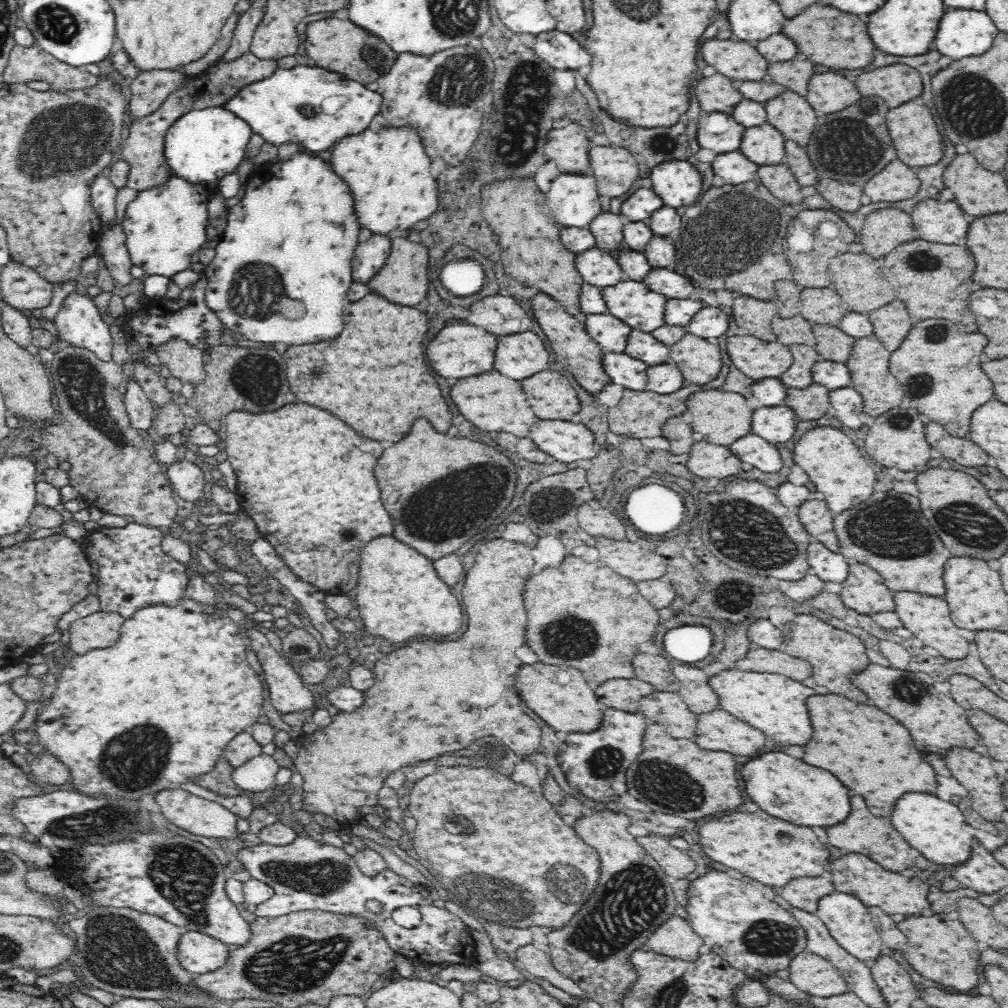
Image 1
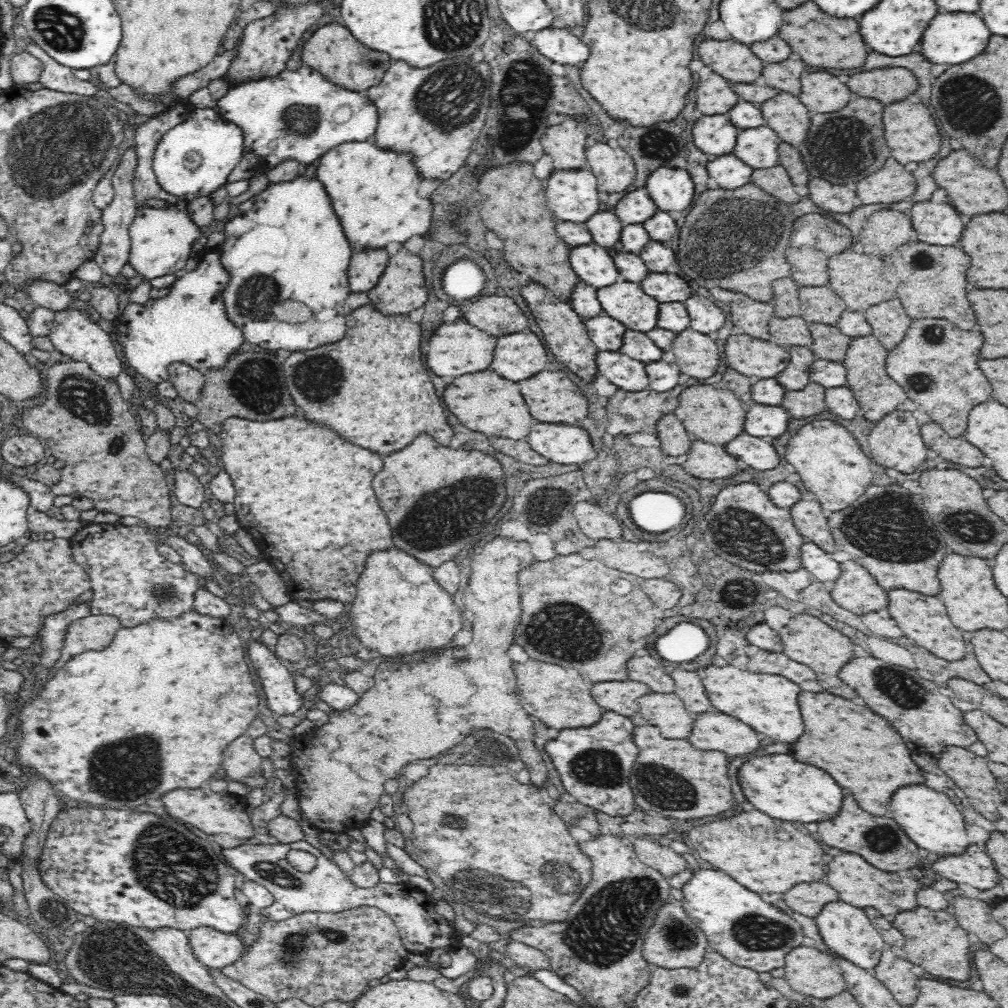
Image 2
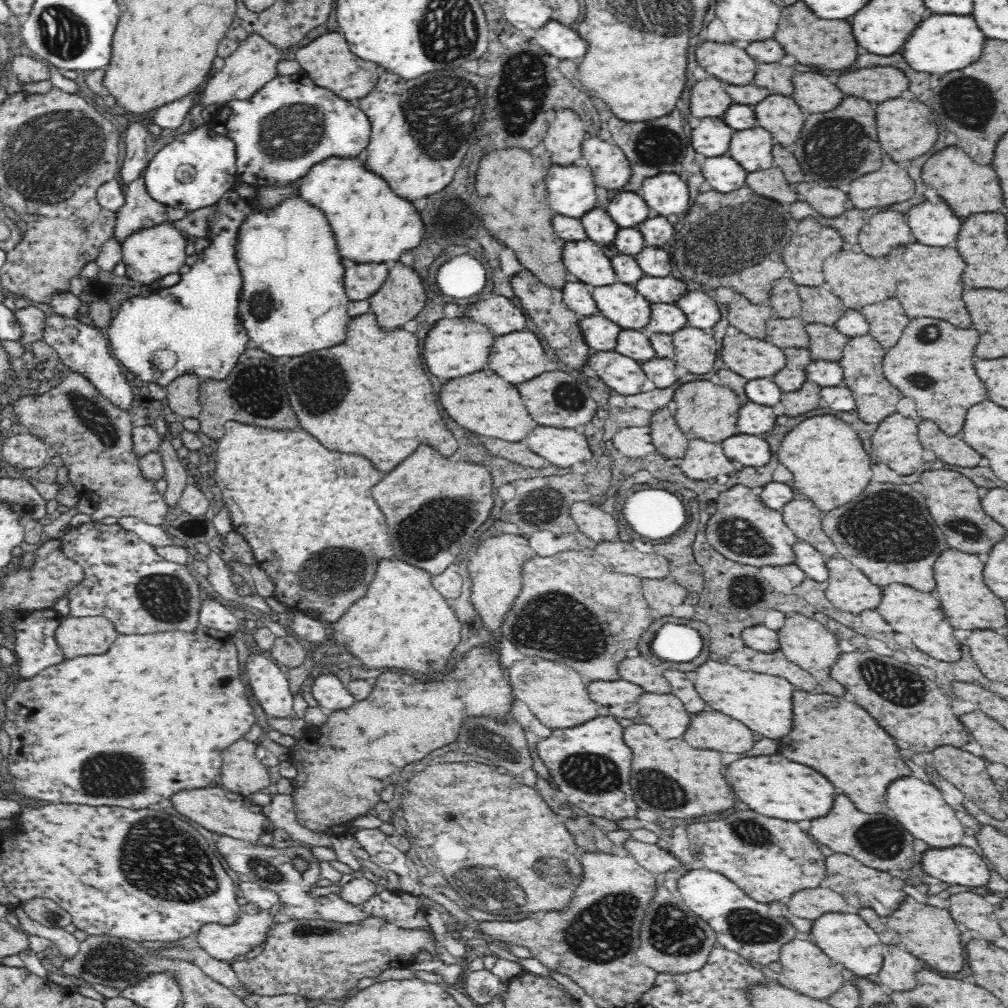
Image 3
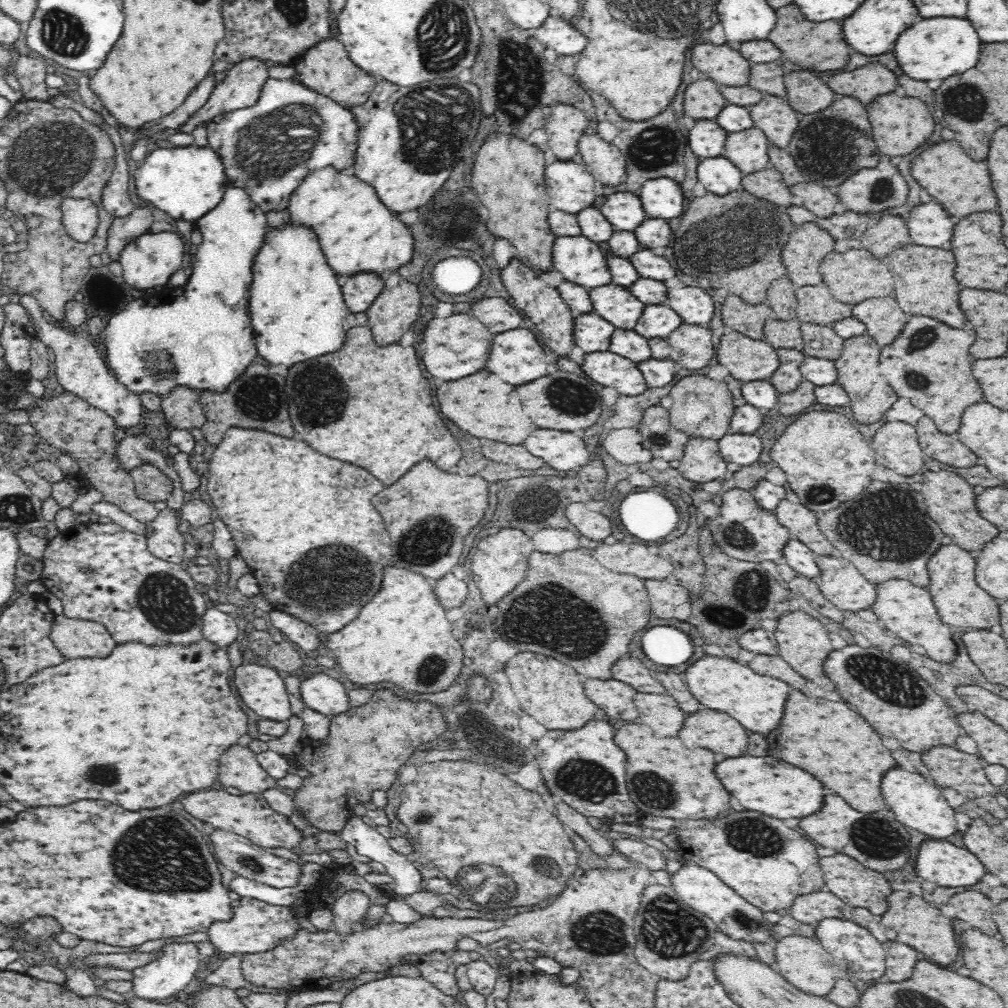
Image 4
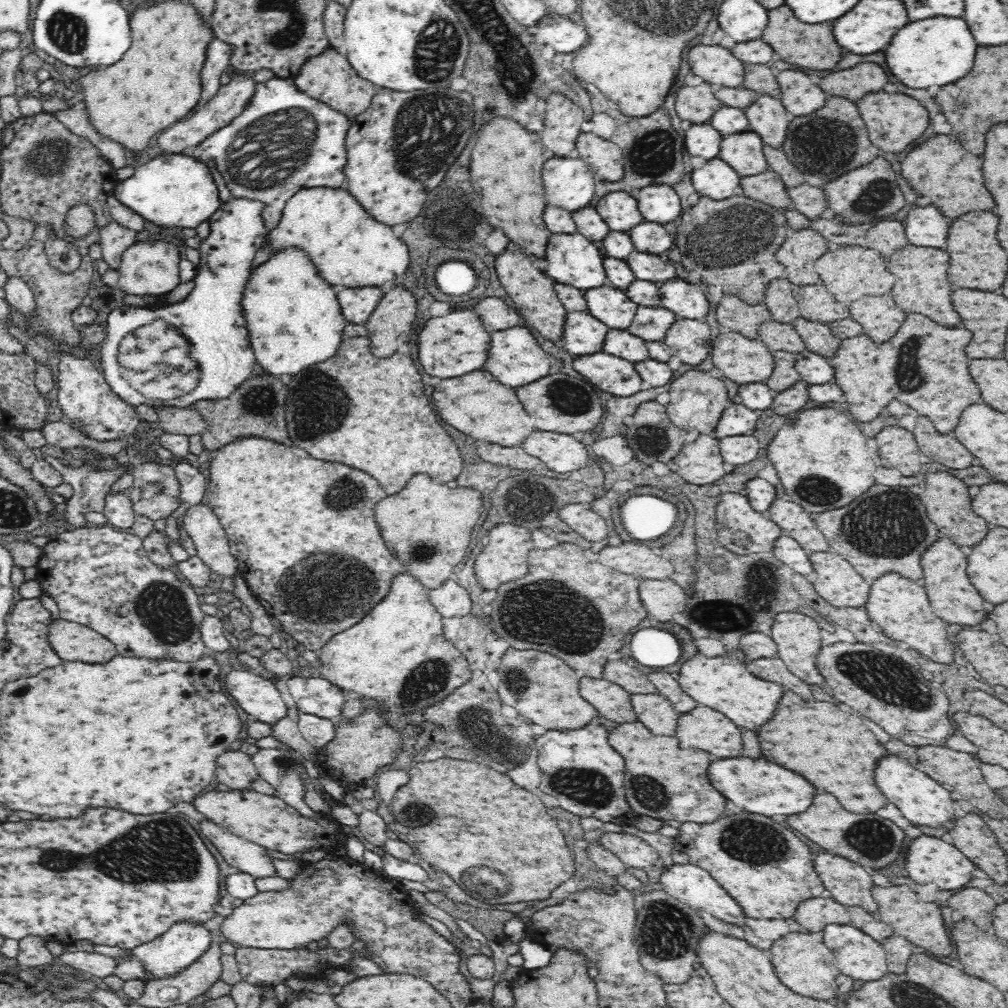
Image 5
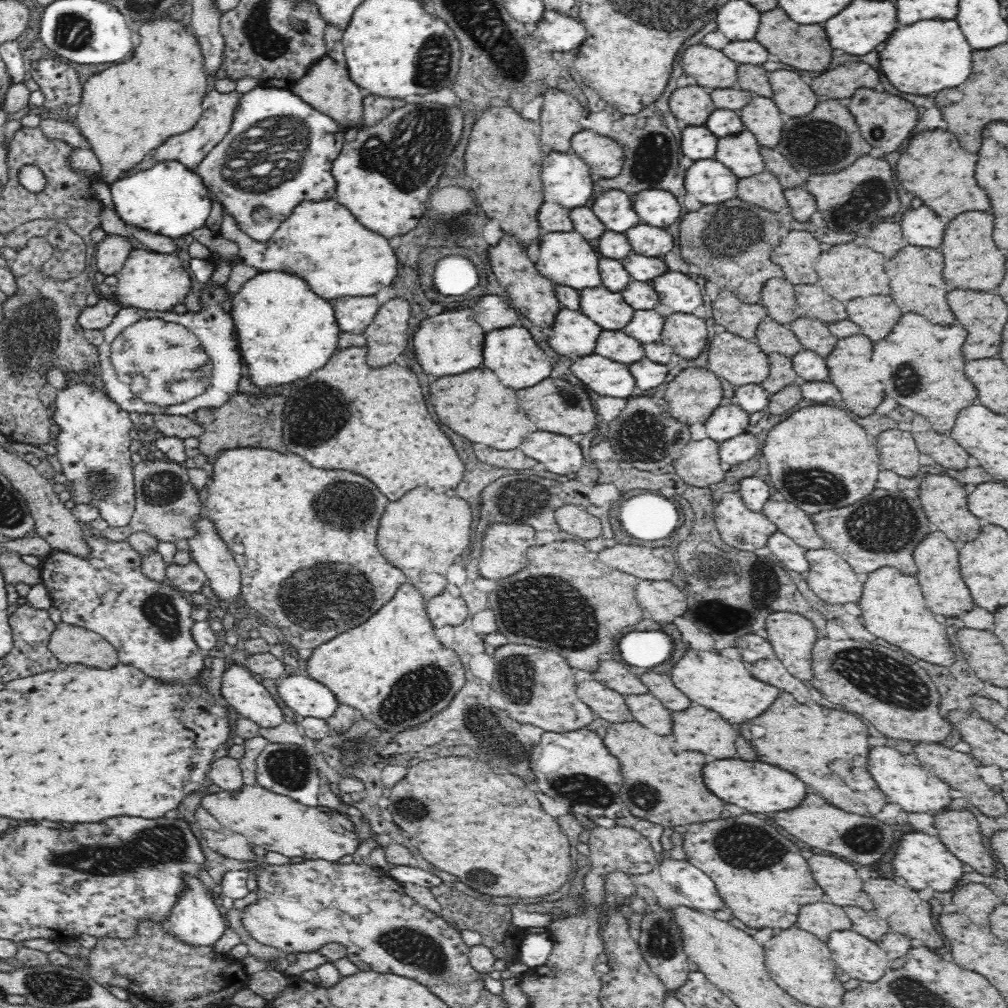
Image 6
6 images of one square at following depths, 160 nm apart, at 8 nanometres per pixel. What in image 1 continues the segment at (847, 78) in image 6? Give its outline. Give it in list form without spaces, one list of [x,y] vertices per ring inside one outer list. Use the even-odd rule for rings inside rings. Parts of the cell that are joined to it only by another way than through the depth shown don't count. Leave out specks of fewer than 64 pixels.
[[[906,64],[886,66],[858,76],[858,90],[864,96],[880,96],[890,108],[896,108],[922,94],[922,78]]]

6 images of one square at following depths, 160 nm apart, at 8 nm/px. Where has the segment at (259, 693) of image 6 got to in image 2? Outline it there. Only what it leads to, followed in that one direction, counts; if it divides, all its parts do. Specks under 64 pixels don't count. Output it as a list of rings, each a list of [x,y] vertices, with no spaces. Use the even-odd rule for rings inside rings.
[[[254,636],[249,642],[248,656],[260,676],[270,710],[284,716],[304,706],[294,674],[280,662],[272,647],[256,641]]]

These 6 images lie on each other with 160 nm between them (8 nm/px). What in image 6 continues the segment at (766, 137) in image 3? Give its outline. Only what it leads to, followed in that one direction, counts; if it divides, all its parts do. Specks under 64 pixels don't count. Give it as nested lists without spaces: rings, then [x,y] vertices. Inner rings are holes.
[[[752,132],[720,137],[715,158],[727,166],[739,179],[766,170],[761,144]]]

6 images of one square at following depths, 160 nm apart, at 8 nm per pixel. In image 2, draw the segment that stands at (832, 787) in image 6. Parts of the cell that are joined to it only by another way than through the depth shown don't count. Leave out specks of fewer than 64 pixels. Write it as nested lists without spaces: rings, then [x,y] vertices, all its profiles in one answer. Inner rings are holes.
[[[802,692],[800,704],[806,732],[802,740],[794,744],[792,756],[804,764],[814,764],[828,770],[838,784],[850,790],[858,804],[872,816],[884,816],[894,792],[898,792],[902,786],[924,784],[922,768],[912,762],[902,736],[886,718],[874,714],[866,706],[826,692]],[[874,738],[878,744],[874,744]]]

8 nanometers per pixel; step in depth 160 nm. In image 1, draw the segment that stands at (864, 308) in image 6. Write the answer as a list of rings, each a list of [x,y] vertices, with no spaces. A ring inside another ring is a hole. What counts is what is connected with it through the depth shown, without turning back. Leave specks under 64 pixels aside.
[[[890,302],[888,306],[870,312],[870,320],[874,324],[876,337],[890,352],[900,348],[908,330],[912,328],[912,320],[902,302]]]

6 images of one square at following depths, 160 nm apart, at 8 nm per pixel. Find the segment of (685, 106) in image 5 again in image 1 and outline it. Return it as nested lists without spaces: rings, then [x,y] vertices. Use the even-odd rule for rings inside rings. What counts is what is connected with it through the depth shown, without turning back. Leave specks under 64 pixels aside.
[[[722,74],[700,80],[694,90],[702,110],[706,112],[732,112],[734,106],[742,100],[742,94],[732,86],[732,80]]]

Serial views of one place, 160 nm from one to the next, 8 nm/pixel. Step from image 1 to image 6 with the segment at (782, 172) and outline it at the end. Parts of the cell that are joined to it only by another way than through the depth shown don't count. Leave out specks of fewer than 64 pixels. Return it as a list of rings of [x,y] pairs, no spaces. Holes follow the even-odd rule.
[[[768,170],[748,178],[739,179],[737,197],[774,212],[778,212],[787,206],[780,179]]]

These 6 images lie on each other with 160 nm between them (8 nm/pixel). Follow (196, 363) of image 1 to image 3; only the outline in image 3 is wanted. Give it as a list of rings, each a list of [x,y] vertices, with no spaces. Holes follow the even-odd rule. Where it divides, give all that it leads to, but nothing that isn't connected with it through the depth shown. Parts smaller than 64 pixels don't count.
[[[194,373],[177,376],[166,386],[165,404],[173,416],[194,417],[201,411],[199,388],[202,378]]]

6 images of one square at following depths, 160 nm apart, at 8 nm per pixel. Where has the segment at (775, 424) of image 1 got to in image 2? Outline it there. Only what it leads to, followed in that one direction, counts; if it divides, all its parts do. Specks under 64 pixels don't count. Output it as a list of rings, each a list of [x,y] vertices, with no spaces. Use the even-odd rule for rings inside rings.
[[[750,404],[744,422],[746,433],[761,439],[780,438],[788,430],[788,411],[781,405]]]

